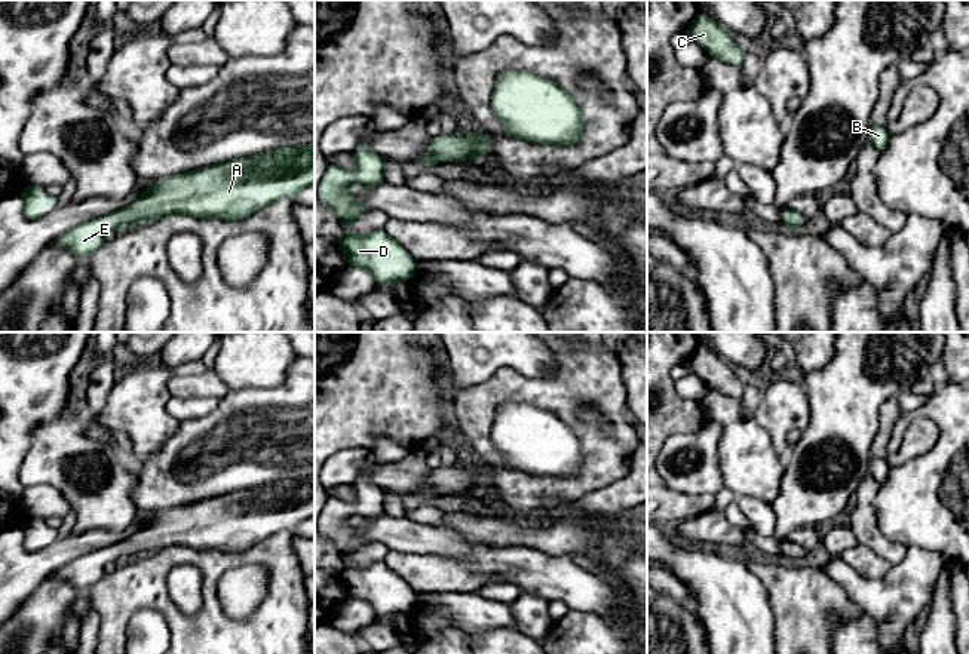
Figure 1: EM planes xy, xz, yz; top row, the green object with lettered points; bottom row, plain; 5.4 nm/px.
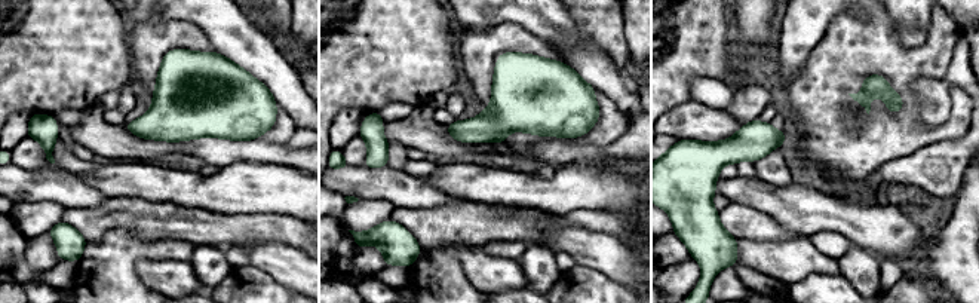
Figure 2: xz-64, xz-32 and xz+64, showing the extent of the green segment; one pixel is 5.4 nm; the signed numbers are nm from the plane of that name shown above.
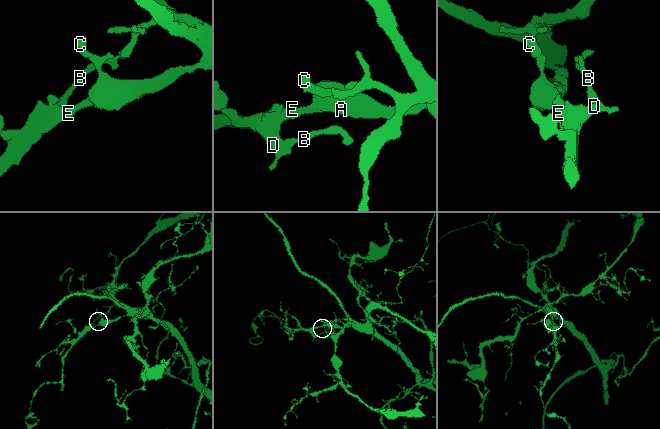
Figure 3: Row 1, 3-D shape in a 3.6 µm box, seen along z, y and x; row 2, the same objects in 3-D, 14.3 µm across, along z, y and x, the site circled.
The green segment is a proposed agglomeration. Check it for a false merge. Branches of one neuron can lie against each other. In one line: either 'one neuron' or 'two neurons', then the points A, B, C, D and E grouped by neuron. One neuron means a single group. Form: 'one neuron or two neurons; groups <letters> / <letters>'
one neuron; groups A B C D E

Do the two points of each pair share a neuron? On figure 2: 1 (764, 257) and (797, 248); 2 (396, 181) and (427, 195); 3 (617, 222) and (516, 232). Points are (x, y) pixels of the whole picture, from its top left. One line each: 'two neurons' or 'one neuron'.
1: one neuron
2: one neuron
3: one neuron

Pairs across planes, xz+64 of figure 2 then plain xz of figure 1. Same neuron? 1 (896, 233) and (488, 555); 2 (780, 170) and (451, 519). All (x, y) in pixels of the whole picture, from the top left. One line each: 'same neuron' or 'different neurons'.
1: same neuron
2: different neurons

